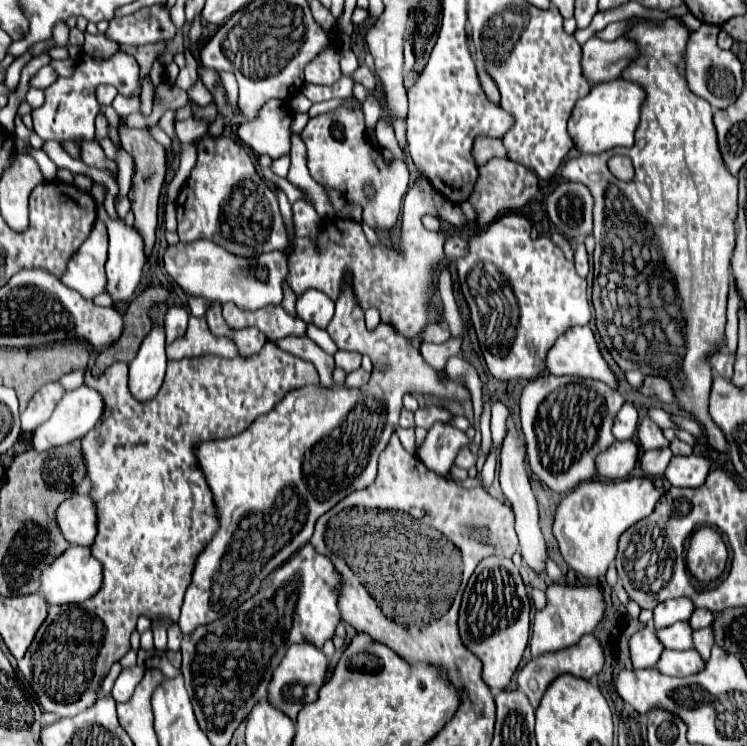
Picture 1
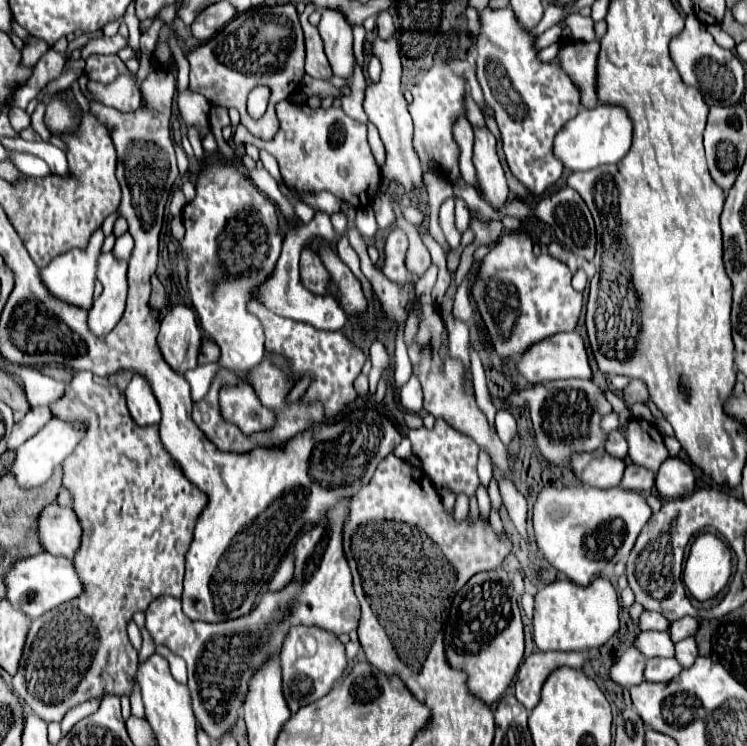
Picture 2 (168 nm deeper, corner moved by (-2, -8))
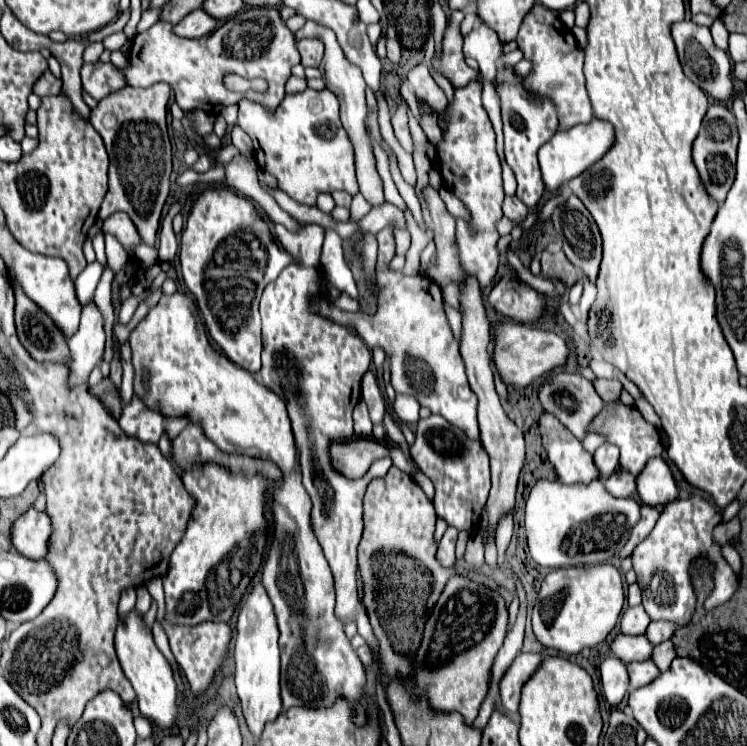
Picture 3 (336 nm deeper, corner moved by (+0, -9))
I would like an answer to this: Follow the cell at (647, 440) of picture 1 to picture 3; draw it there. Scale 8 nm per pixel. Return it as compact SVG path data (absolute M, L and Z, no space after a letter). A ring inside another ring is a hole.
M619 399L617 401L605 401L605 407L603 407L603 413L599 413L591 427L587 427L587 433L597 433L597 435L603 435L607 443L611 445L617 445L619 447L619 467L637 475L641 473L641 469L645 467L647 459L649 457L657 457L663 453L663 445L661 445L661 437L659 437L659 431L647 423L643 419L643 415L639 413L639 409L635 409L633 405L625 405L621 403Z

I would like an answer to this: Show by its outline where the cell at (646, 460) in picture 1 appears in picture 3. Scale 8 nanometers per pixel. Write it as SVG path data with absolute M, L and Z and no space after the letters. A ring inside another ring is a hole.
M615 471L605 481L605 487L615 497L633 497L635 495L635 475L627 471Z

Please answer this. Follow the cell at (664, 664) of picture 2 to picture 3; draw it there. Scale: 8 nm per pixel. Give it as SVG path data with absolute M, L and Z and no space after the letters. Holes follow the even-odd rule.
M641 661L641 663L629 663L627 673L629 673L629 687L637 689L651 683L659 675L659 669L655 667L653 661Z

